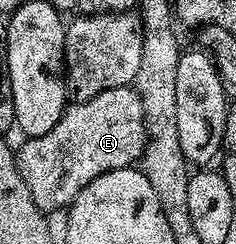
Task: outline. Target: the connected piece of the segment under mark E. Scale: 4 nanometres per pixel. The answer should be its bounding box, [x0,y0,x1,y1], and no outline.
[17,87,147,214]

